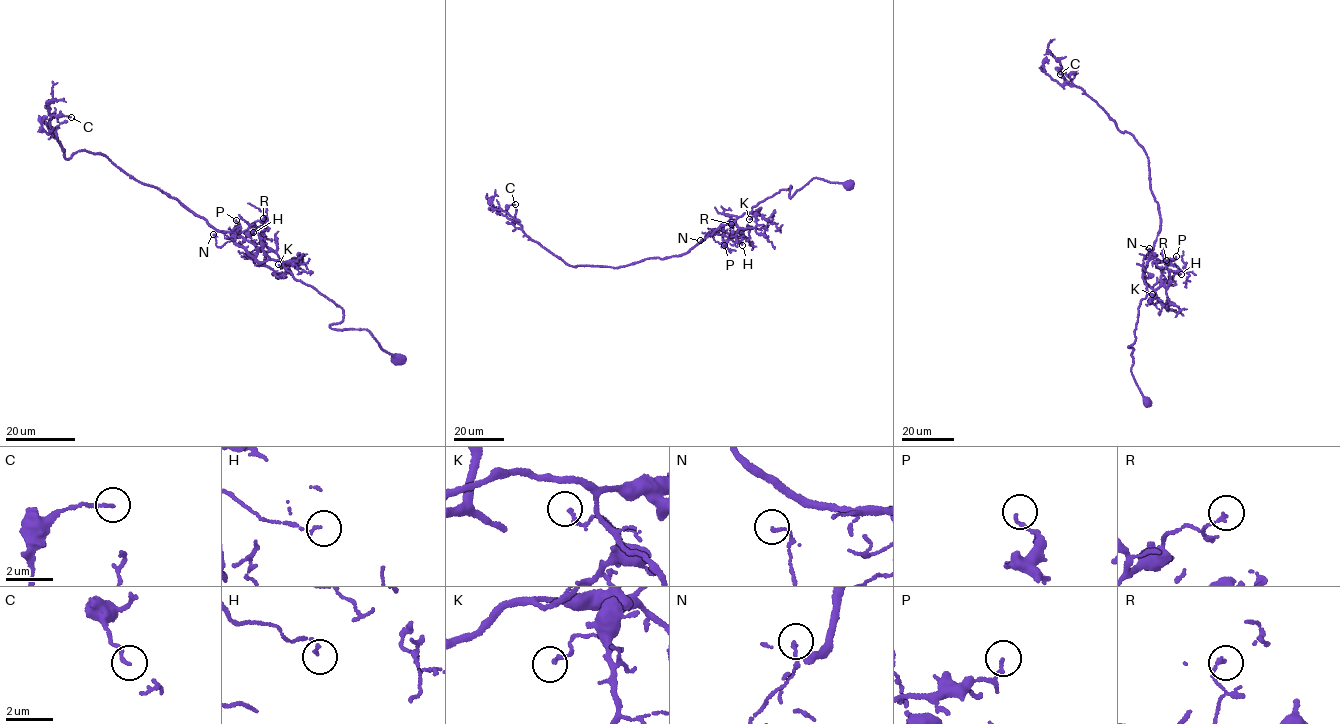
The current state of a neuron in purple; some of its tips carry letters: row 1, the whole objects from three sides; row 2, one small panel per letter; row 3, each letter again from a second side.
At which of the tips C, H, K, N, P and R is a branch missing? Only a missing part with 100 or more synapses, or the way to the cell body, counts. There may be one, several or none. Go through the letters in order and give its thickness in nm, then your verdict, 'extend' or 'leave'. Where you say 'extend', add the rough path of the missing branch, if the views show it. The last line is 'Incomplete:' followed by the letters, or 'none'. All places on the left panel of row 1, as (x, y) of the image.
C: calibre 140 nm; leave
H: calibre 120 nm; leave
K: calibre 150 nm; leave
N: calibre 140 nm; leave
P: calibre 120 nm; leave
R: calibre 150 nm; leave
Incomplete: none

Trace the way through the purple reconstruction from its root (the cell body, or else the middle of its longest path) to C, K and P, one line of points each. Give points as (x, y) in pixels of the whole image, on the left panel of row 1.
C: (399, 360), (365, 329), (331, 328), (342, 308), (234, 231), (100, 153), (66, 159), (50, 118), (71, 117)
K: (399, 360), (365, 329), (331, 328), (342, 308), (280, 261), (259, 263), (279, 276), (286, 269), (278, 264)
P: (399, 360), (365, 329), (331, 328), (342, 308), (280, 261), (259, 262), (234, 242), (236, 220)

